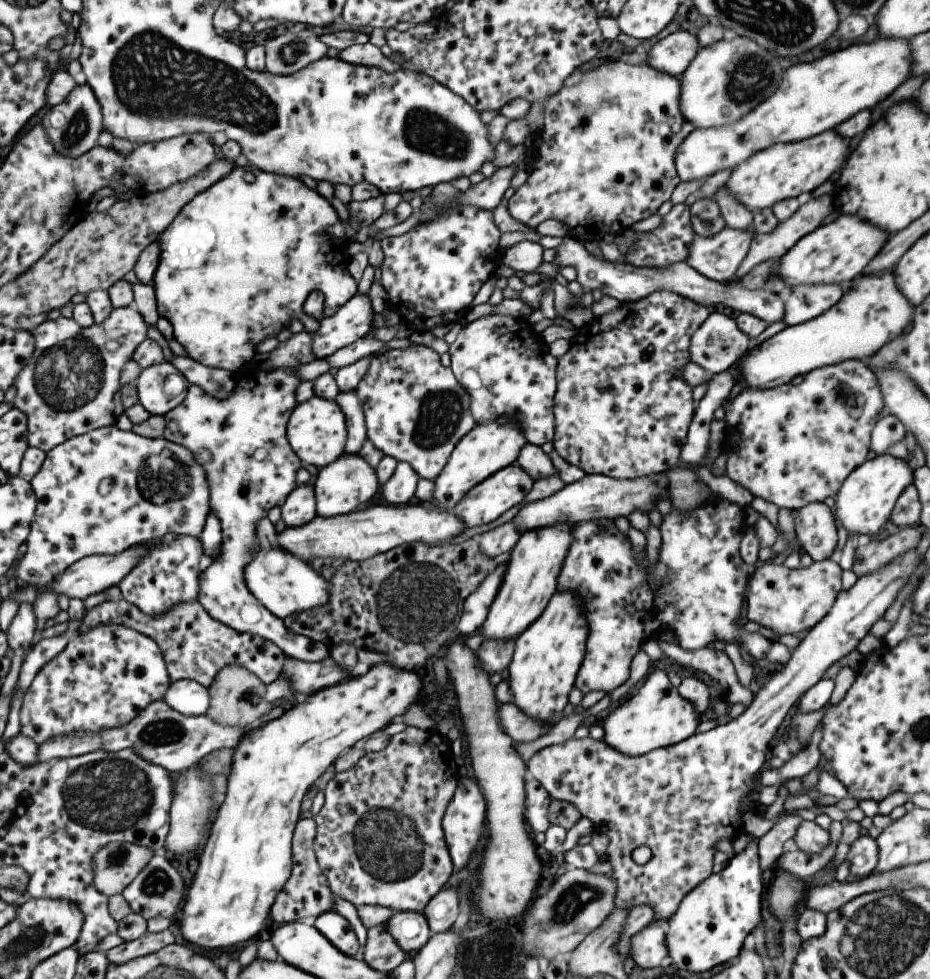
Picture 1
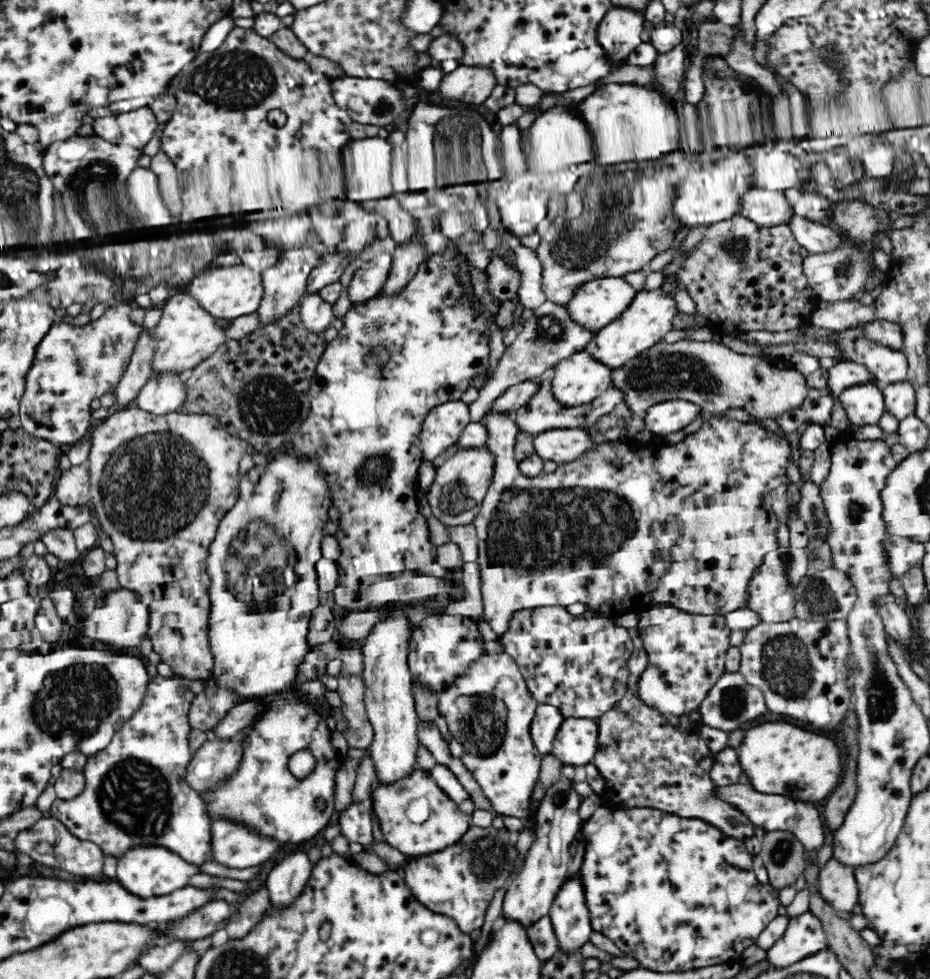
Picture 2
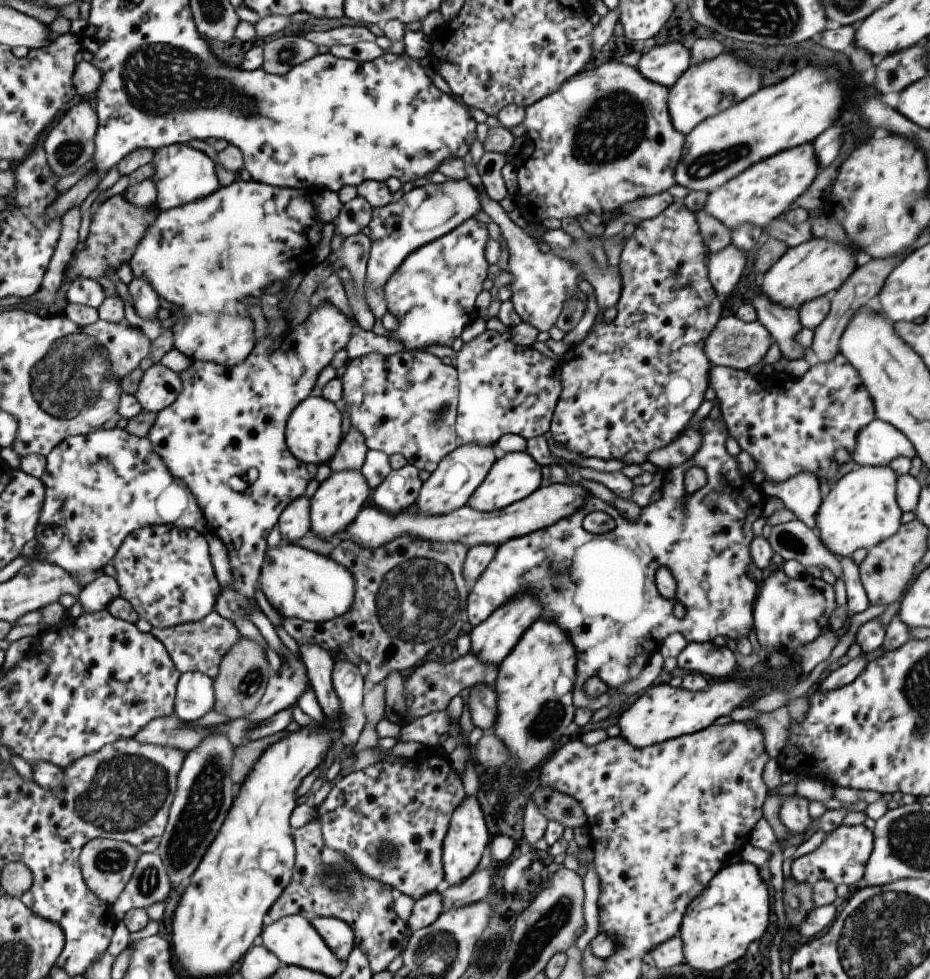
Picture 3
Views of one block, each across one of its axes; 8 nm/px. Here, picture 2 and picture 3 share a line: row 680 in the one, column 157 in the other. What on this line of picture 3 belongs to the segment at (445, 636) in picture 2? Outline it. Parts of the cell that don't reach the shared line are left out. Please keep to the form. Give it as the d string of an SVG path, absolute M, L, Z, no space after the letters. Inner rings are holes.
M321 300L317 305L315 310L311 310L309 314L305 314L300 322L297 322L290 326L285 334L281 337L276 337L274 339L270 338L268 333L262 339L259 339L256 343L255 348L245 357L243 362L236 364L235 366L226 367L221 364L217 364L209 361L195 361L191 360L190 365L181 372L177 372L182 384L182 390L177 395L177 398L163 410L160 410L155 415L155 420L153 421L150 431L146 434L150 445L152 446L153 452L157 454L159 458L165 463L169 472L177 477L185 486L190 490L190 493L194 496L194 502L199 505L201 512L203 513L203 518L206 520L207 528L209 531L217 535L222 543L227 548L228 555L228 567L232 574L232 583L229 586L221 587L220 593L215 597L215 602L213 605L213 611L215 611L221 618L231 621L234 623L239 619L248 619L248 615L252 610L252 607L257 606L253 598L253 592L258 584L258 574L260 571L260 566L263 560L264 552L268 547L266 545L266 536L270 528L276 524L278 521L278 514L291 502L294 498L300 497L304 494L307 486L307 481L310 479L307 470L305 469L306 464L299 462L286 447L284 439L284 426L291 411L299 404L304 398L307 398L310 394L313 394L313 385L315 384L317 375L323 370L333 354L337 350L341 350L347 344L350 334L352 333L353 317L346 317L335 305L328 303L327 301ZM247 470L257 470L257 476L254 476L254 480L247 482L247 487L245 490L237 492L237 490L231 490L229 486L229 480L231 478L245 478ZM233 600L239 605L238 611L231 612L227 602Z

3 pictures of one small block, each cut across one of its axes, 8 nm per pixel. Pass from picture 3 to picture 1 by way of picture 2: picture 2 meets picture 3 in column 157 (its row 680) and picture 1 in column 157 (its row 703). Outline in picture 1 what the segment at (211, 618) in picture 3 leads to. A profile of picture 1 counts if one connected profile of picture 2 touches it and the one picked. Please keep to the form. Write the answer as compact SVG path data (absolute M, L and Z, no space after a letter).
M122 599L106 600L83 616L79 631L84 633L98 623L122 625L151 638L161 650L171 682L190 679L208 688L221 668L238 665L252 671L266 686L280 676L285 658L268 639L236 632L211 619L197 601L173 606L172 610L157 617L147 617Z

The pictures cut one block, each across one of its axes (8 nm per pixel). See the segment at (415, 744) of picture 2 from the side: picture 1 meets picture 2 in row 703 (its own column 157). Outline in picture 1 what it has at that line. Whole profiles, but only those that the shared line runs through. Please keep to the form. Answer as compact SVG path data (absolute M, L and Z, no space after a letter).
M162 361L160 364L141 369L136 378L138 404L149 415L165 415L178 406L185 397L185 389L177 396L168 396L163 392L163 382L169 374L178 375L177 370L170 363Z

